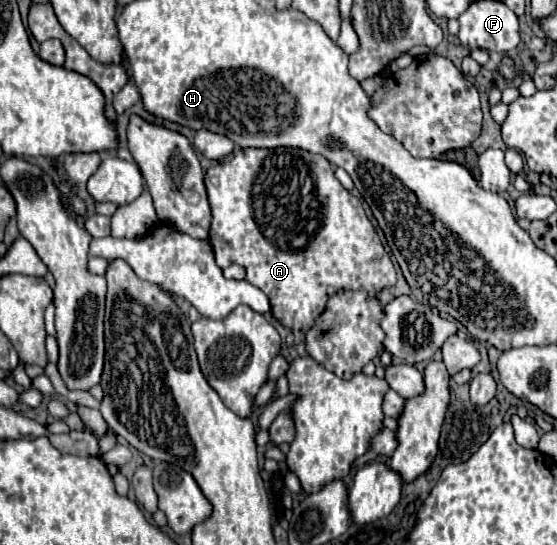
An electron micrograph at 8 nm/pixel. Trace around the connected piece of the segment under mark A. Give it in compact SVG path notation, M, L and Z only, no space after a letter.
M279 147L279 149L239 149L235 153L233 159L221 163L221 165L215 165L207 171L205 175L205 185L207 185L207 195L209 195L209 203L211 203L211 213L213 213L213 223L211 223L211 245L213 245L213 251L215 251L215 259L217 259L217 265L221 269L225 269L227 265L231 263L237 263L241 265L245 271L247 271L247 281L255 287L259 287L271 301L271 315L273 319L277 319L283 327L291 329L291 331L309 331L315 323L315 319L323 313L325 309L325 303L327 303L327 297L335 295L339 289L353 289L353 291L359 291L359 289L365 289L369 291L371 295L377 295L381 293L385 287L391 287L395 281L397 281L397 275L395 275L395 267L389 259L389 255L385 253L371 221L367 219L365 215L365 209L361 205L361 201L351 195L341 183L339 179L335 177L333 173L333 167L331 163L321 157L321 155L313 155L309 151L303 151L303 149L285 149L285 147Z

